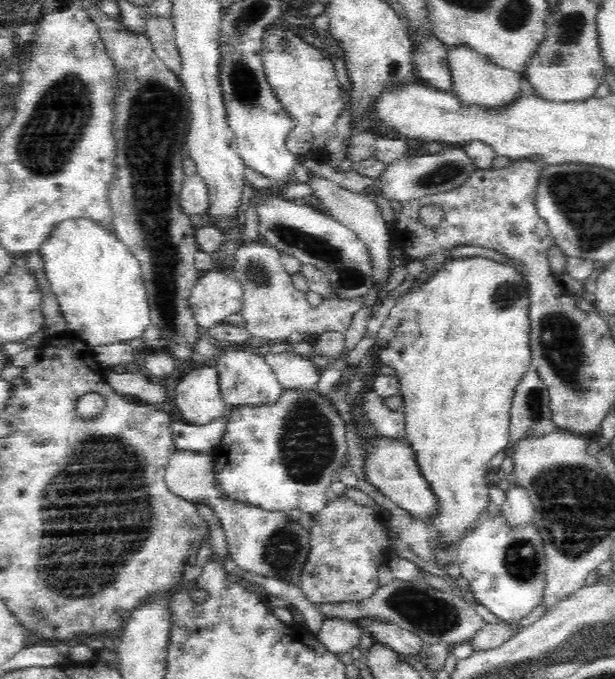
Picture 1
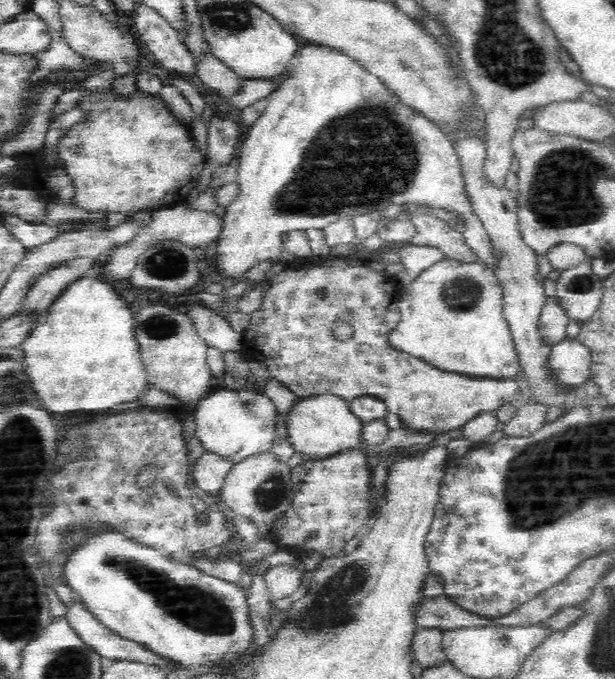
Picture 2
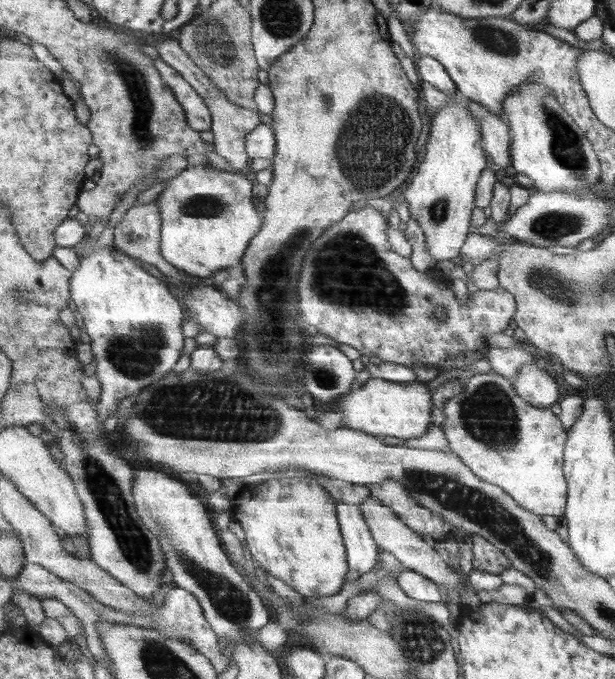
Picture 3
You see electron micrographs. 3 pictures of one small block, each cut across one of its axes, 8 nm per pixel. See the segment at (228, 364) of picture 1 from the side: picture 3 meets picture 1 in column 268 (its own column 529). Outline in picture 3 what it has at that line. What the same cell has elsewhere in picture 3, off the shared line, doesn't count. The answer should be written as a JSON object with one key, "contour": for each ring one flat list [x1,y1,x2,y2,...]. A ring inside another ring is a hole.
{"contour":[[539,364,523,365,509,384,526,403,541,409,548,409,558,400,560,384,555,384]]}

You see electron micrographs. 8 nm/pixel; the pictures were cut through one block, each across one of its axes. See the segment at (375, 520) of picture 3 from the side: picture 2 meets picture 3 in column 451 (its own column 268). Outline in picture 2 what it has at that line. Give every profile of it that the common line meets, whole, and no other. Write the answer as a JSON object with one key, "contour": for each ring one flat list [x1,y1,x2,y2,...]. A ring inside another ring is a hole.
{"contour":[[274,566,267,568,263,578,273,600,279,601,291,596,303,582,302,574,294,566]]}

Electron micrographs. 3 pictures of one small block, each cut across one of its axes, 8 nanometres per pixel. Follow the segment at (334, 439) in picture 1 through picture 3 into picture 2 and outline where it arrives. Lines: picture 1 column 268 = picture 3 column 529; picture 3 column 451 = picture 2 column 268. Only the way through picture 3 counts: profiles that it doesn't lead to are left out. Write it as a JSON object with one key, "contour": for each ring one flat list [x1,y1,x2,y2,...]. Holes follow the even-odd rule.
{"contour":[[258,386,238,391,216,391,198,401,191,415,196,421,195,437,200,440,205,452,225,458,232,464,238,464,252,454,270,451,277,437,278,412,274,402,262,394]]}

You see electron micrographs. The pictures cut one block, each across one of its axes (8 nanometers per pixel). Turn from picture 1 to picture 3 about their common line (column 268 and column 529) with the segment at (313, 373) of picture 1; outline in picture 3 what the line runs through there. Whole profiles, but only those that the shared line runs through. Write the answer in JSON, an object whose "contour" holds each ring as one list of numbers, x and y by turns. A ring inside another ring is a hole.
{"contour":[[491,348,489,349,487,358,491,372,509,381,515,379,517,370,521,369,523,365,535,364,538,360,527,349,515,348]]}

